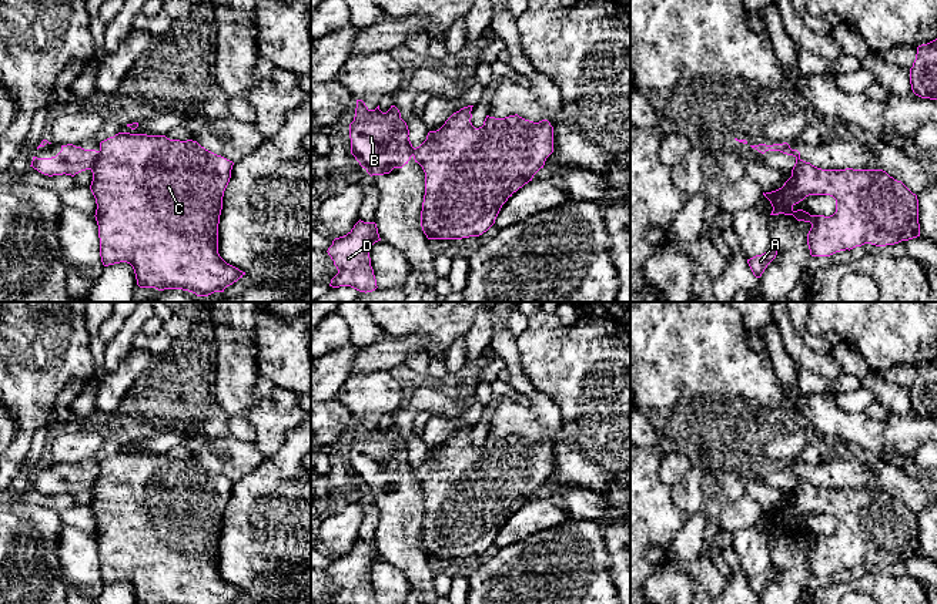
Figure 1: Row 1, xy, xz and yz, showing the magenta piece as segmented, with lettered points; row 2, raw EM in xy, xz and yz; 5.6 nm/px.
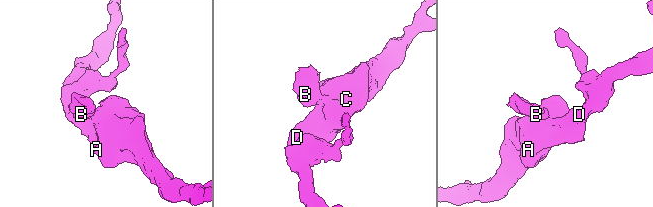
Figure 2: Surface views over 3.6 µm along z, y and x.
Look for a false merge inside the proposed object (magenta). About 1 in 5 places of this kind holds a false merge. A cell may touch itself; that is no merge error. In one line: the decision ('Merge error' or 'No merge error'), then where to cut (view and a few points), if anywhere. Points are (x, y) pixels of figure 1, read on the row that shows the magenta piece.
Merge error. Split along xy (100, 151), (89, 168)

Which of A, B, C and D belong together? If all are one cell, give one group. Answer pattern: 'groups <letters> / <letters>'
groups A C D / B

